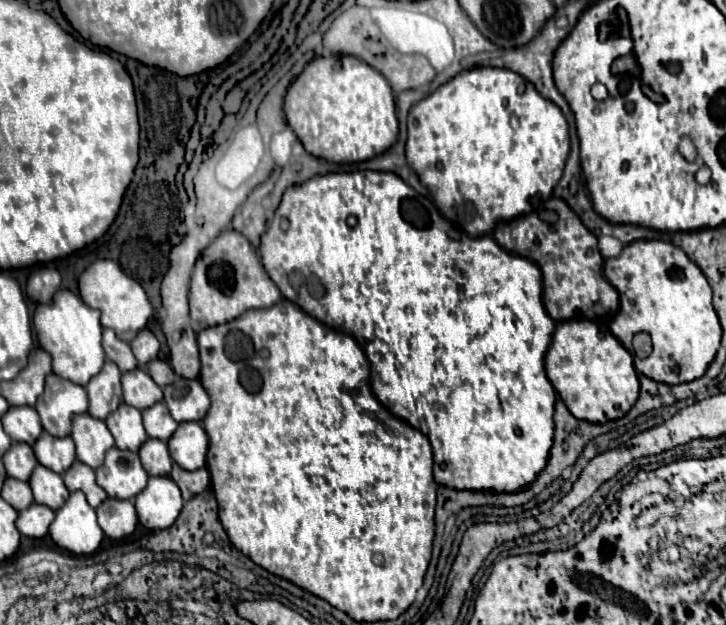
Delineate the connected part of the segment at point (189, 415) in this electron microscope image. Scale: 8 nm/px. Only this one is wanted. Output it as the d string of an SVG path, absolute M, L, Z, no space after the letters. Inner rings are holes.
M177 378L173 384L163 388L163 398L177 422L199 422L209 410L209 396L199 380Z

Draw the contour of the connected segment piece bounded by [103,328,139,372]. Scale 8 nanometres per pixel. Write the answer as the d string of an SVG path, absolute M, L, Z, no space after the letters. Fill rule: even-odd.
M109 328L103 330L103 350L105 350L105 356L119 366L121 372L135 370L139 366L137 358L131 352L131 346L125 340L119 340L115 332L111 332Z

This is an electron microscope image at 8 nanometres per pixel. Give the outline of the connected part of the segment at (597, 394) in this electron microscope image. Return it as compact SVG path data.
M565 320L557 324L545 354L545 372L569 412L575 418L593 424L625 416L639 396L639 378L633 356L619 340L615 340L615 336L611 336L607 324L595 324L593 320Z

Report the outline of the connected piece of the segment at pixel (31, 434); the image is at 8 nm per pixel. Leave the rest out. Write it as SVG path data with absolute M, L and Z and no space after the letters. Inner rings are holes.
M11 406L7 410L7 416L1 416L1 420L3 420L3 428L7 428L7 434L15 442L35 444L35 440L43 432L41 422L39 422L39 414L35 412L33 406L31 408Z

